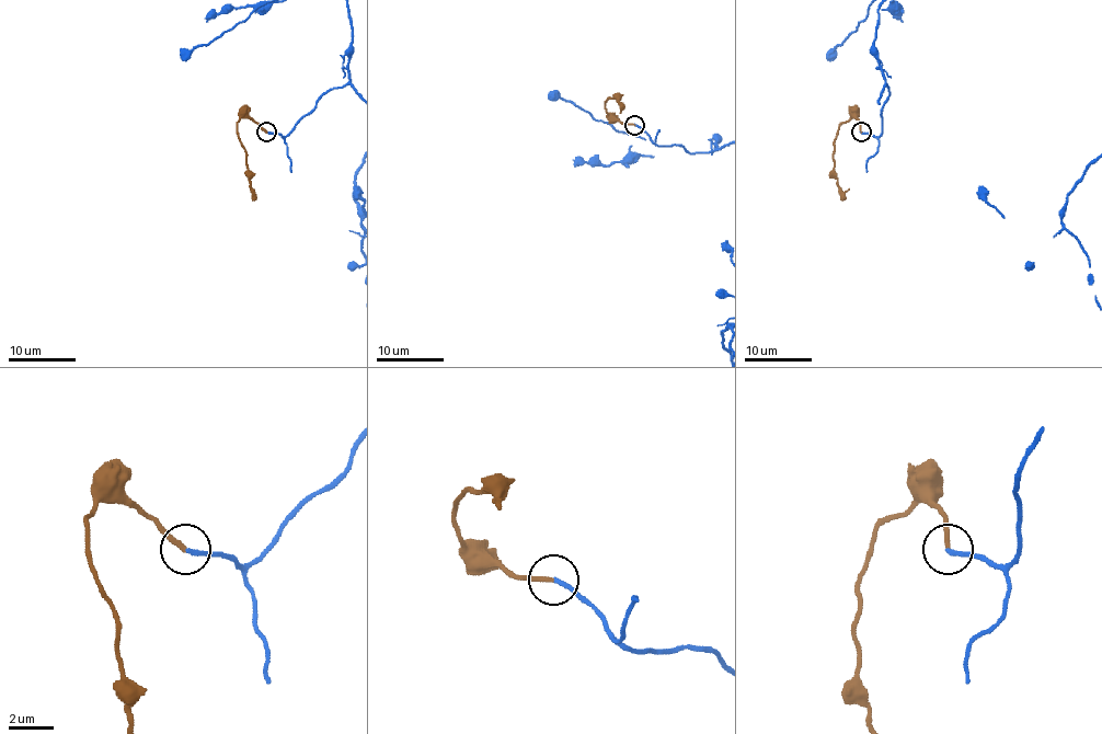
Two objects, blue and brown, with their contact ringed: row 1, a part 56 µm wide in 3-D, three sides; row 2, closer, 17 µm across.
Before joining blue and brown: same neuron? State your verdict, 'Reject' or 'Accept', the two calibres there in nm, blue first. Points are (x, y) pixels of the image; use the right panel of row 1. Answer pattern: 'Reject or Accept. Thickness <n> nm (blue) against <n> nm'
Accept. Thickness 190 nm (blue) against 200 nm

